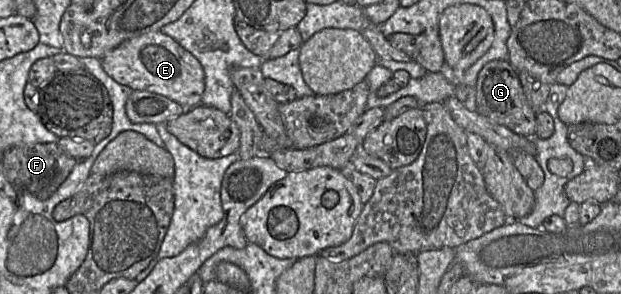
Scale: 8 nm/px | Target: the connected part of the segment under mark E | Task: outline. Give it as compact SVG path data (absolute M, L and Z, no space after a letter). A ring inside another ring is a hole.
M160 31L127 40L100 61L104 71L121 85L163 95L185 109L201 104L205 89L205 75L201 64L174 39Z

